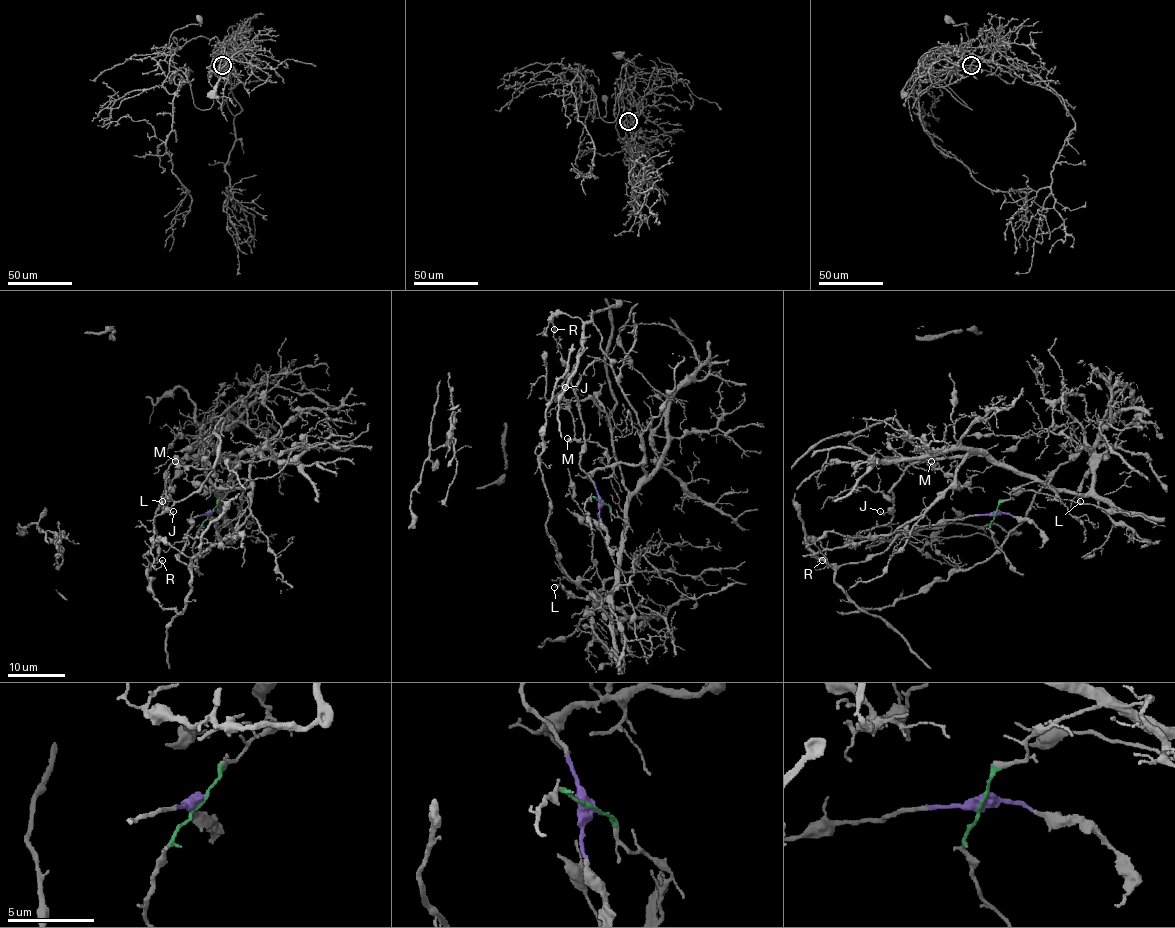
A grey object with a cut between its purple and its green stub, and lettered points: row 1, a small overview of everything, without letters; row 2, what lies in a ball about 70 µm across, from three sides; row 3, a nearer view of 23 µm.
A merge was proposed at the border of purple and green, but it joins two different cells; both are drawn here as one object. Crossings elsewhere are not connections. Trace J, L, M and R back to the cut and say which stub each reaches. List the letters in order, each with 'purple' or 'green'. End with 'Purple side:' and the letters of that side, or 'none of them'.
J: green
L: green
M: green
R: purple
Purple side: R

